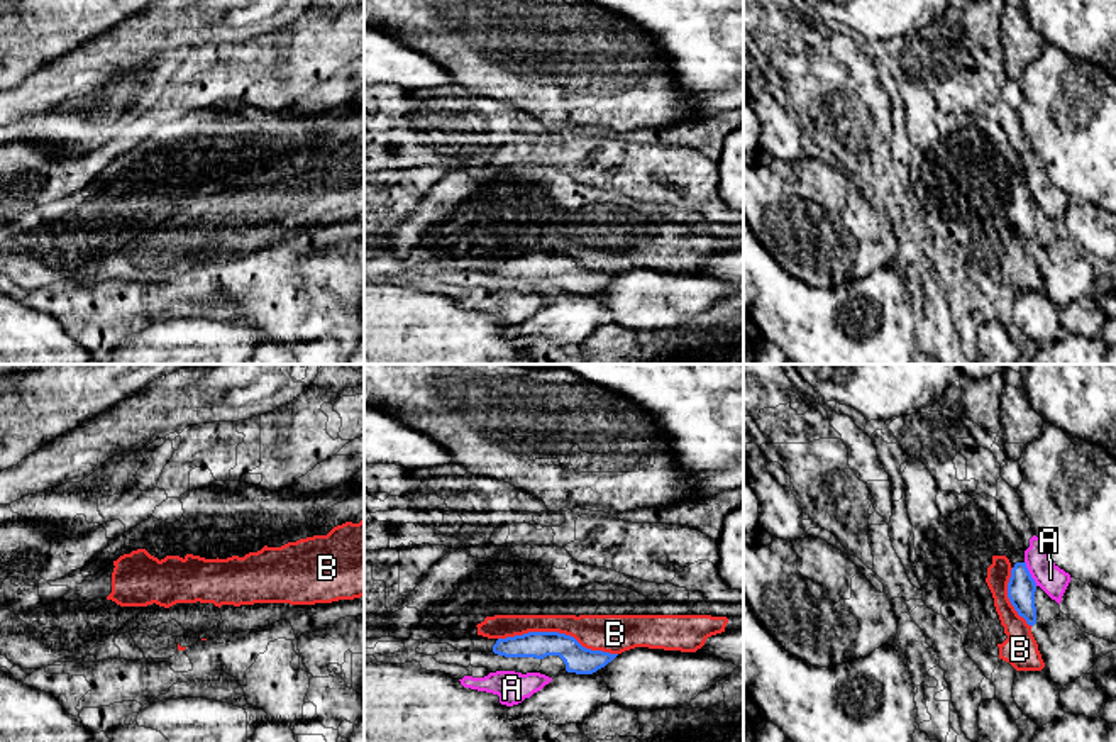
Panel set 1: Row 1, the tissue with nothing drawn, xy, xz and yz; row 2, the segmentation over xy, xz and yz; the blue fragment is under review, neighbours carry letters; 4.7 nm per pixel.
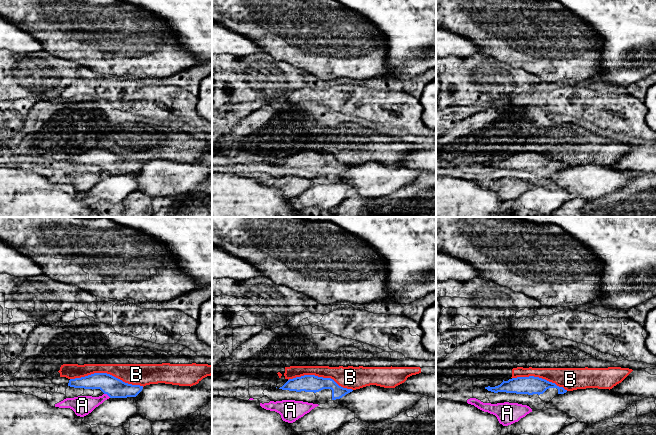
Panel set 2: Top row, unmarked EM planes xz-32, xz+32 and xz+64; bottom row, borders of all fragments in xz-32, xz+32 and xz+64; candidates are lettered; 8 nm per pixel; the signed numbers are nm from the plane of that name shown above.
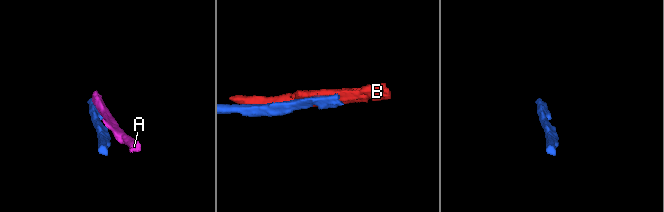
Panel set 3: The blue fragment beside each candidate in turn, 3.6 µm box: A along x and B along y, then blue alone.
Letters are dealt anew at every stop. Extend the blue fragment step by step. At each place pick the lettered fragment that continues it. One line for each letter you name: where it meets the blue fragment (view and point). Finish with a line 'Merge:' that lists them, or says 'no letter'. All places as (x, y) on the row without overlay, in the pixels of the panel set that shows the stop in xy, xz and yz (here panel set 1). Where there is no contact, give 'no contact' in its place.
Merge: no letter

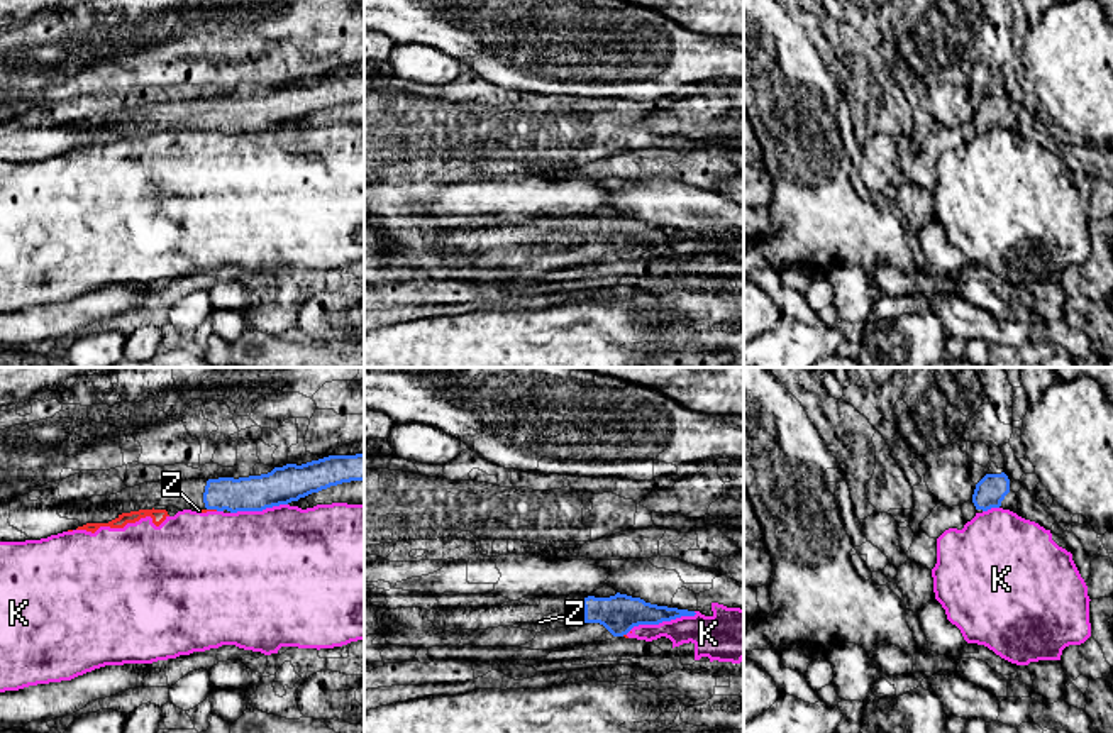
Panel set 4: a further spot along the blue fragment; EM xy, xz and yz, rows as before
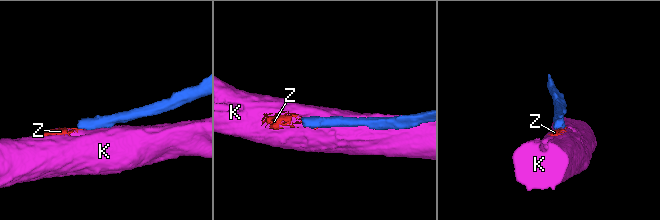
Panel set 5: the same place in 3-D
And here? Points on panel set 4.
Merge: no letter

